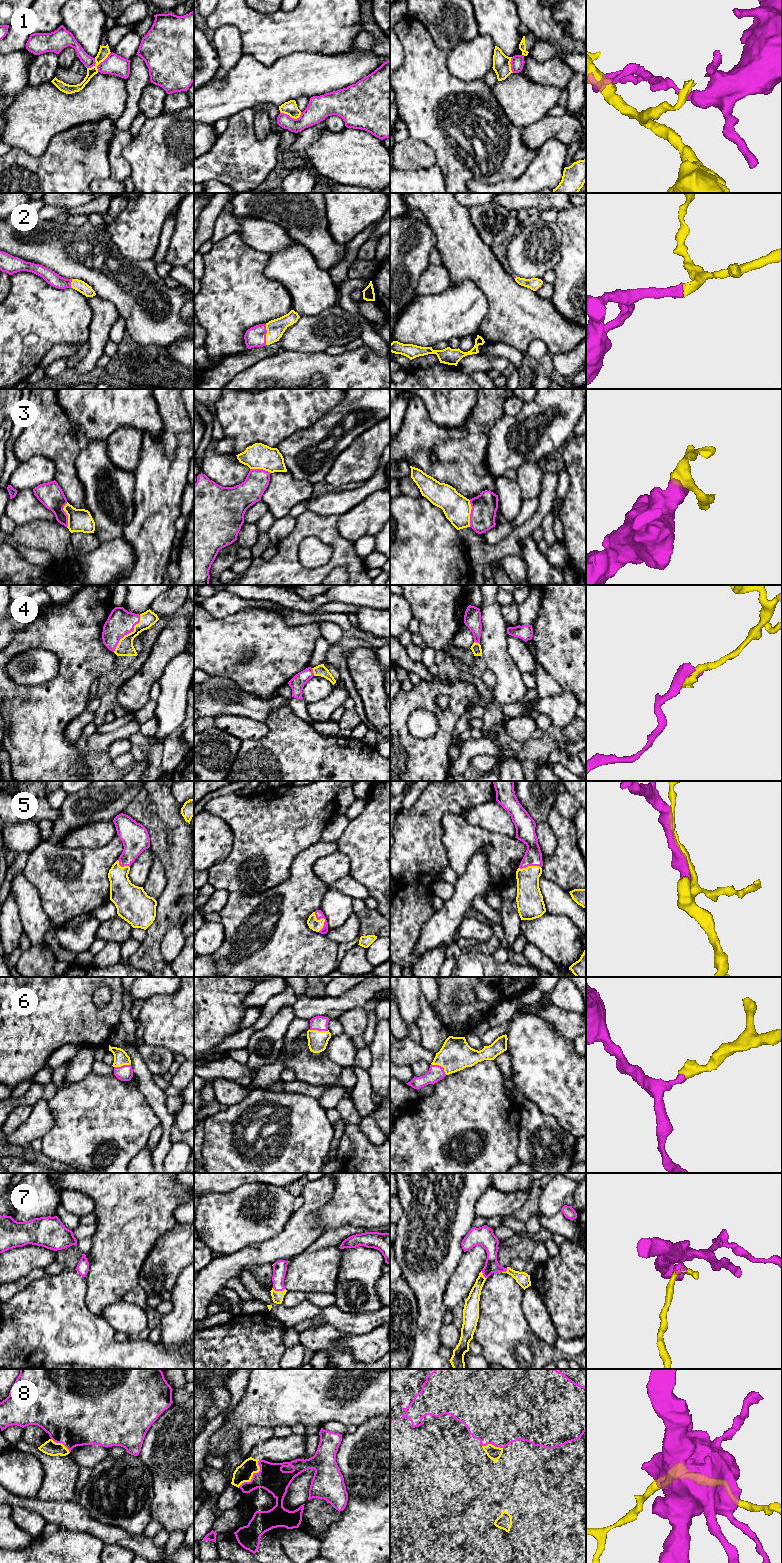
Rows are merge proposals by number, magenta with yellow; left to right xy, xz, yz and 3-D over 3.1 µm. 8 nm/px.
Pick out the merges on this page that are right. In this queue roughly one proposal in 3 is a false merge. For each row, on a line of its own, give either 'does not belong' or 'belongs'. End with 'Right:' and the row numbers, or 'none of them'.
1: does not belong
2: belongs
3: does not belong
4: belongs
5: belongs
6: belongs
7: belongs
8: does not belong
Right: 2, 4, 5, 6, 7

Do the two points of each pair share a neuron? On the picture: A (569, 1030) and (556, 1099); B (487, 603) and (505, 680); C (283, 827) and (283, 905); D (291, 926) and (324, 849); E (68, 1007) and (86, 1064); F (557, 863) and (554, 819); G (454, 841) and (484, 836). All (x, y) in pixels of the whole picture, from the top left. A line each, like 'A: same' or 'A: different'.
A: different
B: same
C: different
D: same
E: different
F: same
G: same

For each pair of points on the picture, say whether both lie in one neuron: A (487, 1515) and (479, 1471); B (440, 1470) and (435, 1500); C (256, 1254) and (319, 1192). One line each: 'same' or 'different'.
A: different
B: different
C: same

